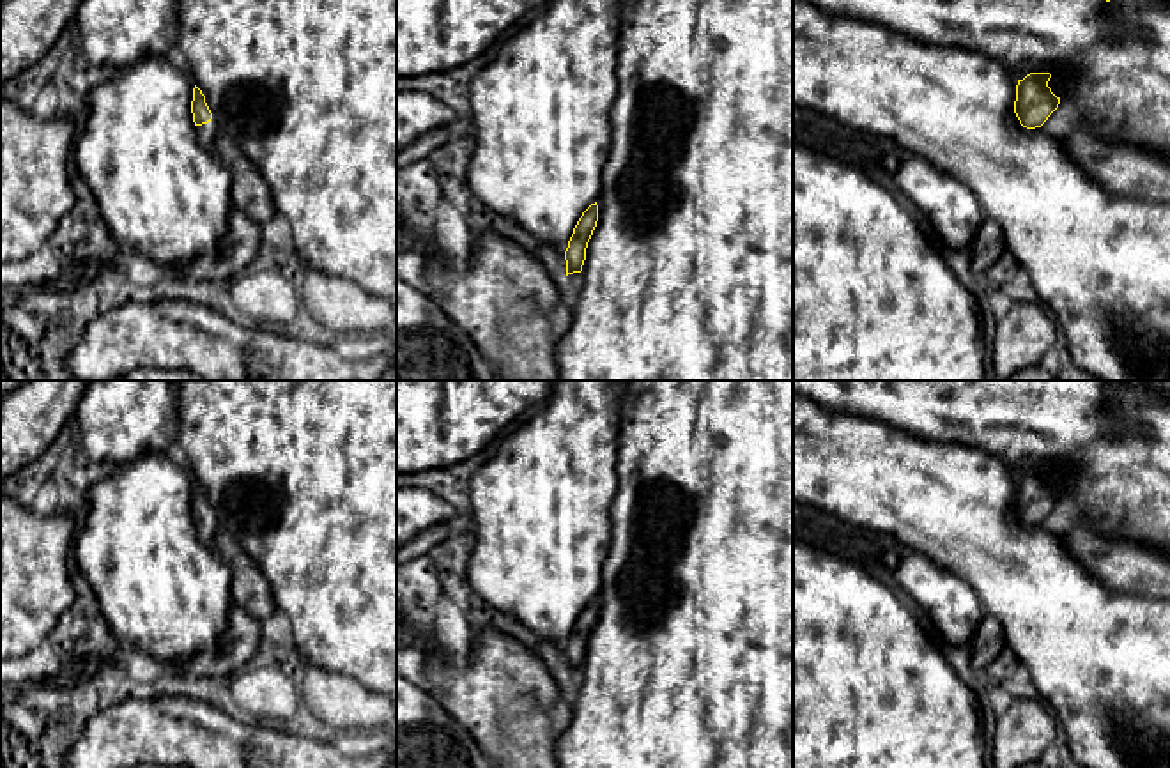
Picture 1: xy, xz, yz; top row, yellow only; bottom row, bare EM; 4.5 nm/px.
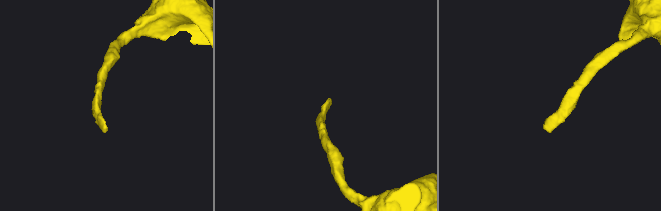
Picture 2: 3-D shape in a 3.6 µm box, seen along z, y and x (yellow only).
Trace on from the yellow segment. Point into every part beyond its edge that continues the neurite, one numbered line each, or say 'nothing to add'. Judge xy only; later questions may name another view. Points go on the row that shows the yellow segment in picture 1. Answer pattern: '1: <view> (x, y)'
1: xy (209, 130)

